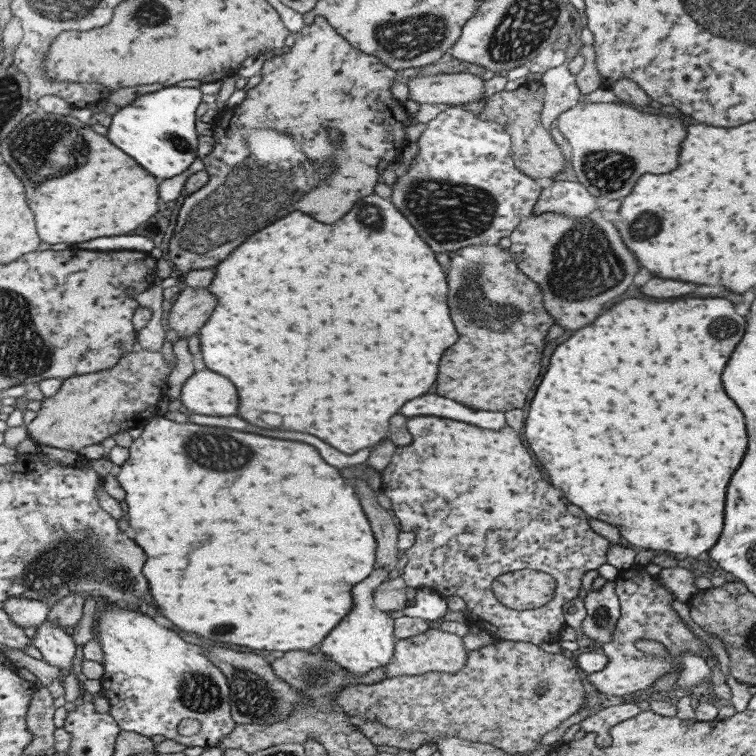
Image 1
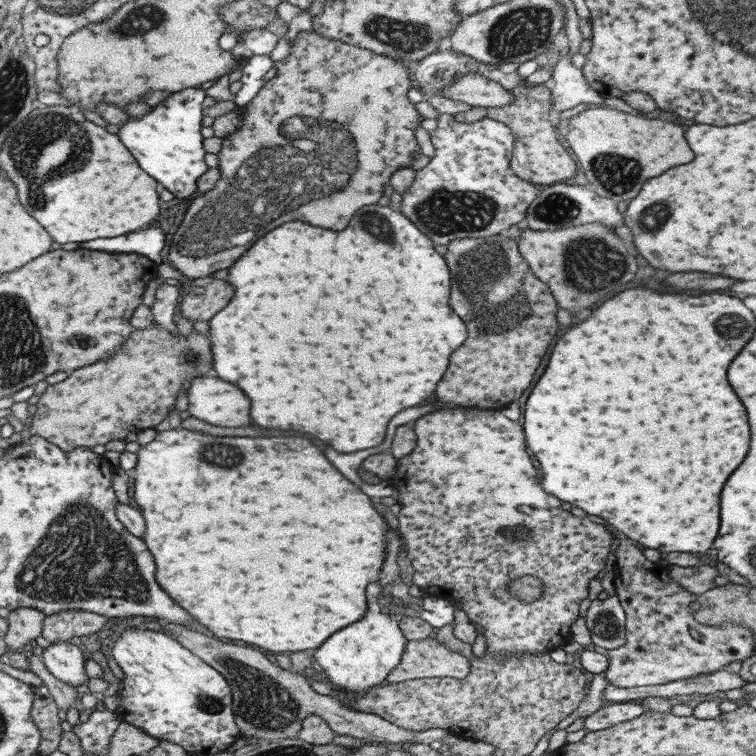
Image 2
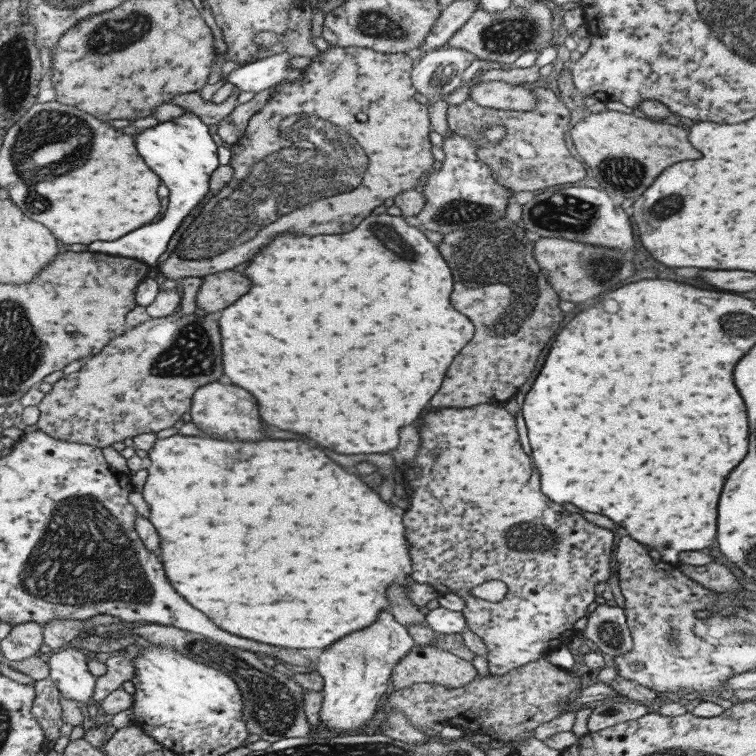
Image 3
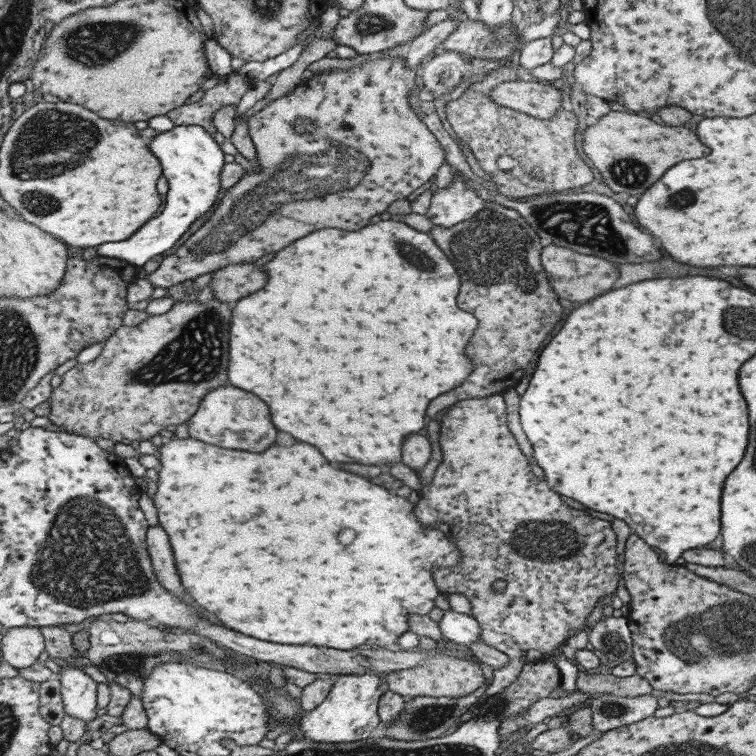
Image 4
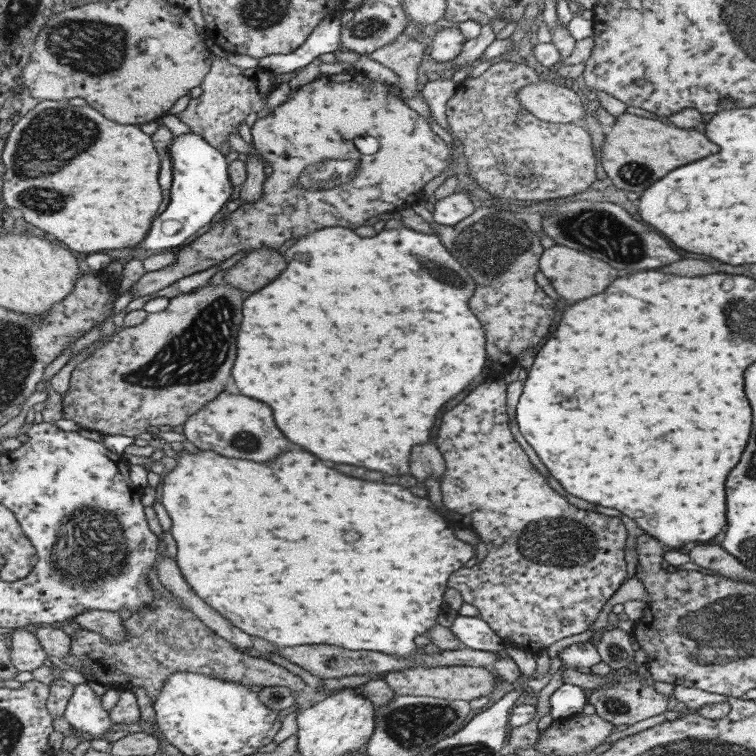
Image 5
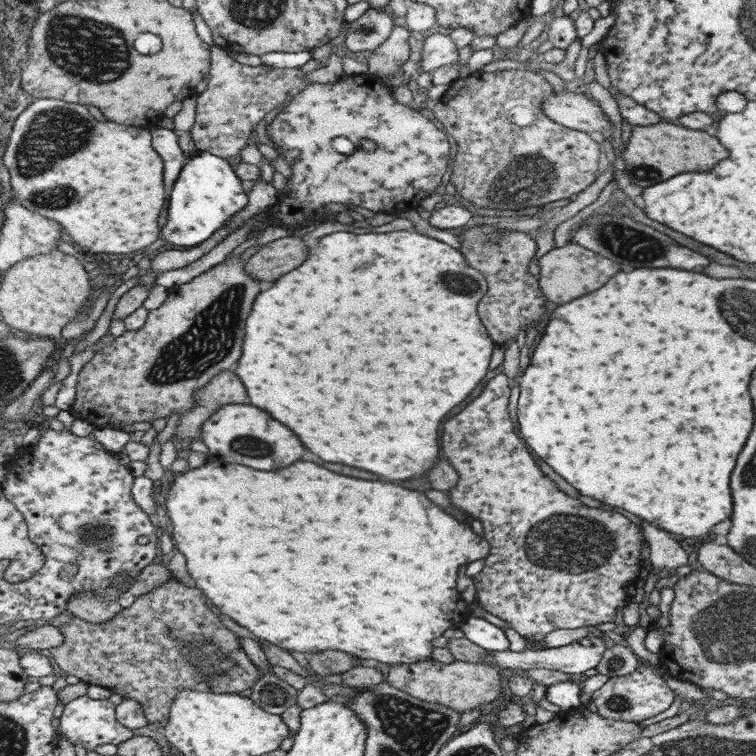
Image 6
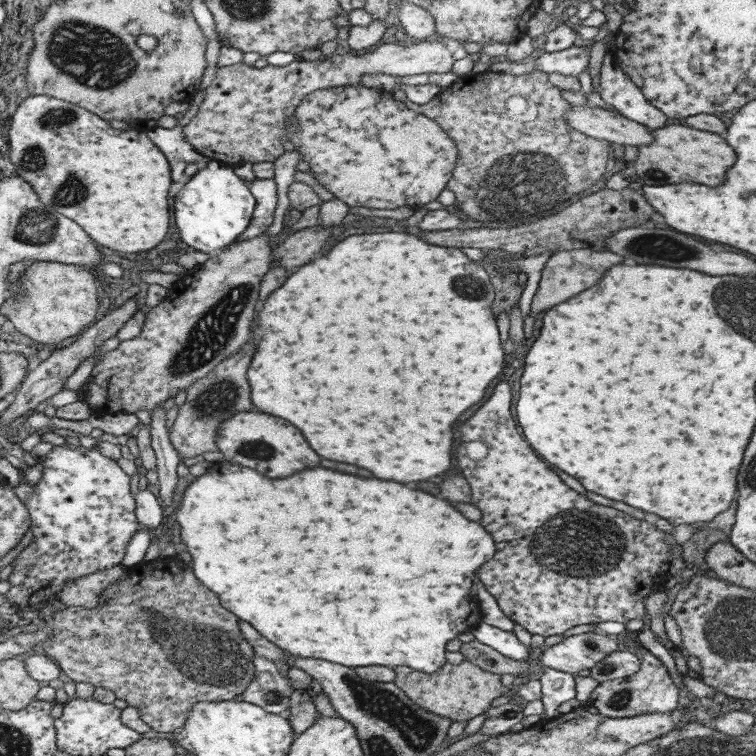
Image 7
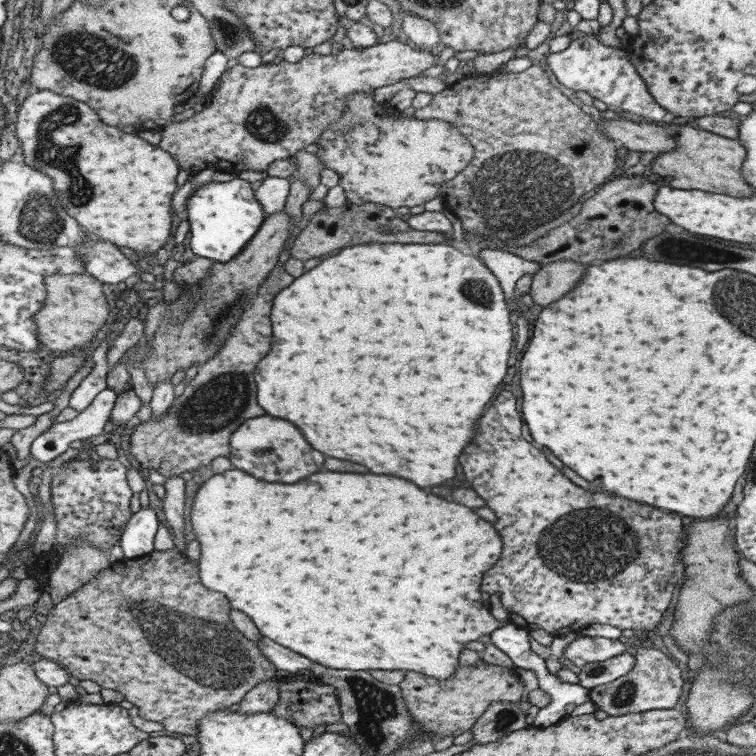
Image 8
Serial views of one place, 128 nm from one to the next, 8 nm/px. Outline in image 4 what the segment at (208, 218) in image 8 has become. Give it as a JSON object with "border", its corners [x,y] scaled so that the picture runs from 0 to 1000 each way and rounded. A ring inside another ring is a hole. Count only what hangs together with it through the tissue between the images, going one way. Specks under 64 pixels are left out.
{"border":[[[261,165],[230,167],[218,175],[209,175],[196,190],[200,204],[206,206],[214,231],[221,238],[221,262],[216,280],[205,286],[208,294],[194,294],[184,307],[173,310],[171,317],[144,320],[128,325],[128,336],[157,343],[187,353],[196,344],[214,340],[235,321],[235,315],[246,307],[255,292],[270,288],[284,272],[290,262],[290,231],[295,214],[295,201],[280,180]]]}

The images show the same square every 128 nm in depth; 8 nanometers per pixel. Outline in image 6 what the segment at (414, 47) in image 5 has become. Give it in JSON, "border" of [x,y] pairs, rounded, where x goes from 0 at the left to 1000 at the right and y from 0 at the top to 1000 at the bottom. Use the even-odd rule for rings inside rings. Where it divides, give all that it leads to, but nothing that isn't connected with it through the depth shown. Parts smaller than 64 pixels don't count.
{"border":[[[521,33],[515,48],[484,77],[485,95],[504,103],[528,93],[541,77],[538,50],[544,45],[537,37]]]}

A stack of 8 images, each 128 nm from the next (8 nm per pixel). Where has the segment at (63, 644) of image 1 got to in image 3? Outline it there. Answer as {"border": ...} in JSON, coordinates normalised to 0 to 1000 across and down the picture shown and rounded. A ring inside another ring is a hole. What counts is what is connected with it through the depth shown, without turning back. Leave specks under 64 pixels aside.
{"border":[[[86,858],[66,862],[60,870],[65,882],[63,899],[70,902],[81,923],[97,926],[99,931],[118,931],[126,910],[127,897],[116,889],[115,876],[107,860]]]}

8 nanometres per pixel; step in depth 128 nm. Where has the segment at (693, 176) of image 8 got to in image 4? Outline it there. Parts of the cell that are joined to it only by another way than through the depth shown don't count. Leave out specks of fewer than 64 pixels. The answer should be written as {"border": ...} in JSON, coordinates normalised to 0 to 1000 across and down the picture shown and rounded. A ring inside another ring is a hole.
{"border":[[[806,147],[783,167],[769,175],[769,198],[784,222],[792,225],[798,243],[811,255],[845,262],[885,220],[898,212],[935,206],[935,193],[925,190],[922,180],[901,167],[874,167],[866,156],[853,156],[839,148]],[[811,201],[821,201],[811,212]]]}

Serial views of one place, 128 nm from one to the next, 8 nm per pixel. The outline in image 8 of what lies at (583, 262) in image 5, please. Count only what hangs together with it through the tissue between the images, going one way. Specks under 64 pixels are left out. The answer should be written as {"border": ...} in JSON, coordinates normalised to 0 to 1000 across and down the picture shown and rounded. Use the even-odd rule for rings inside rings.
{"border":[[[754,344],[726,345],[704,365],[700,392],[708,402],[724,405],[747,392],[769,370],[774,349]]]}

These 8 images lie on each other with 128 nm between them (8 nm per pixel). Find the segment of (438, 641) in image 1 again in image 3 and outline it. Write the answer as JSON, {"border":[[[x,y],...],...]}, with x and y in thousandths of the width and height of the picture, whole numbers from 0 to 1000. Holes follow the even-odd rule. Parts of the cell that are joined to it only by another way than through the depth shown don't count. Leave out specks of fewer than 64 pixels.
{"border":[[[548,852],[541,862],[532,868],[517,885],[516,899],[520,913],[533,913],[533,910],[541,910],[549,903],[578,903],[586,910],[612,910],[623,903],[630,894],[631,889],[624,876],[610,873],[610,870],[601,868],[601,862],[583,860],[575,856],[575,852],[573,854]]]}

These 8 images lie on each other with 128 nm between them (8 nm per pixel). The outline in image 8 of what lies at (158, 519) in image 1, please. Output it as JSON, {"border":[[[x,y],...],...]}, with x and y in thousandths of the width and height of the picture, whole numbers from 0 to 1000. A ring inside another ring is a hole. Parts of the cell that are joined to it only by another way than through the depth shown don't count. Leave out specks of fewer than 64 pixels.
{"border":[[[304,620],[292,627],[275,627],[271,626],[270,636],[261,647],[257,655],[255,664],[253,667],[253,675],[249,677],[249,685],[253,693],[253,701],[258,706],[258,714],[263,717],[263,730],[266,735],[261,742],[259,753],[262,754],[262,763],[265,771],[276,780],[284,780],[284,783],[292,783],[298,786],[298,791],[303,794],[303,802],[308,807],[316,807],[321,812],[327,812],[332,817],[332,823],[337,825],[337,831],[345,836],[345,841],[414,873],[414,878],[422,878],[427,884],[438,884],[438,886],[464,886],[464,888],[491,888],[493,884],[501,884],[501,888],[541,888],[554,889],[554,893],[569,896],[575,899],[591,899],[597,892],[602,892],[602,886],[606,881],[607,862],[612,860],[612,852],[620,849],[620,847],[631,847],[634,841],[639,839],[646,840],[651,837],[656,831],[661,829],[661,823],[657,821],[648,811],[646,799],[642,802],[636,796],[636,783],[634,783],[634,770],[636,770],[636,759],[660,738],[663,733],[664,717],[661,709],[657,709],[657,702],[652,701],[652,696],[636,685],[631,685],[620,672],[615,669],[607,669],[607,667],[599,667],[599,664],[591,664],[591,661],[583,661],[573,653],[562,653],[557,646],[552,646],[549,640],[544,638],[536,638],[530,632],[520,632],[520,630],[496,630],[496,627],[456,627],[456,624],[419,624],[419,627],[411,627],[390,640],[348,640],[343,635],[337,635],[335,630],[327,630],[324,624],[316,624],[316,622]]]}

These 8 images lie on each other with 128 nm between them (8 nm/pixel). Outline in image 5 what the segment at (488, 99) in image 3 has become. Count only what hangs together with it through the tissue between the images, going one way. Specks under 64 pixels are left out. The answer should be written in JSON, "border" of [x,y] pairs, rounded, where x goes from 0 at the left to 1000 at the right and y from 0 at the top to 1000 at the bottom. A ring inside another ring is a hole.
{"border":[[[725,107],[689,115],[680,128],[697,148],[722,163],[766,165],[774,148],[774,132],[763,119]]]}

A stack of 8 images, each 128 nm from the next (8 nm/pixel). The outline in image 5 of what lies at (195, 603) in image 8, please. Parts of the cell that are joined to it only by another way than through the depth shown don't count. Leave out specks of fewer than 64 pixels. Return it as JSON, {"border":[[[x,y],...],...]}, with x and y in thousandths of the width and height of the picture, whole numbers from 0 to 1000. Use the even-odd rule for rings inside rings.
{"border":[[[224,782],[210,783],[210,787],[205,787],[205,794],[201,799],[173,810],[160,823],[164,835],[169,839],[165,847],[142,849],[132,839],[106,831],[93,841],[93,861],[79,874],[83,878],[91,880],[93,886],[118,892],[123,901],[136,905],[142,910],[177,915],[180,910],[188,909],[194,922],[197,922],[200,934],[205,931],[205,923],[213,918],[213,910],[216,910],[216,902],[221,899],[221,894],[226,894],[231,889],[266,892],[284,897],[284,899],[311,902],[328,909],[337,905],[352,913],[373,913],[380,910],[388,915],[397,914],[405,907],[396,894],[380,889],[377,884],[372,884],[366,878],[358,878],[358,876],[337,864],[311,861],[311,857],[306,856],[306,851],[287,841],[278,831],[274,831]]]}

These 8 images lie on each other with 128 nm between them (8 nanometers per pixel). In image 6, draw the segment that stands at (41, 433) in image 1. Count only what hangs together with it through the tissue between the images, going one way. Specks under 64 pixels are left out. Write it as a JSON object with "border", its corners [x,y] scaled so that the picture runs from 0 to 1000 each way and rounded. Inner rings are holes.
{"border":[[[315,339],[308,343],[300,343],[300,345],[292,345],[284,352],[275,354],[271,360],[262,362],[258,368],[249,370],[245,376],[225,380],[216,402],[212,402],[210,407],[196,413],[192,427],[187,430],[187,434],[175,438],[165,435],[159,444],[148,448],[107,485],[101,501],[98,529],[91,544],[101,552],[114,556],[123,565],[136,566],[147,563],[149,567],[160,570],[161,565],[167,563],[167,561],[176,561],[176,558],[200,560],[206,553],[221,554],[228,545],[237,548],[238,553],[238,549],[255,540],[257,534],[259,534],[257,517],[275,508],[284,496],[295,492],[295,489],[300,489],[300,487],[306,487],[316,476],[319,447],[321,447],[321,426],[327,421],[327,413],[332,410],[332,399],[335,399],[337,389],[343,386],[343,378],[340,378],[343,370],[337,370],[325,362],[323,358],[323,347],[315,345]]]}

